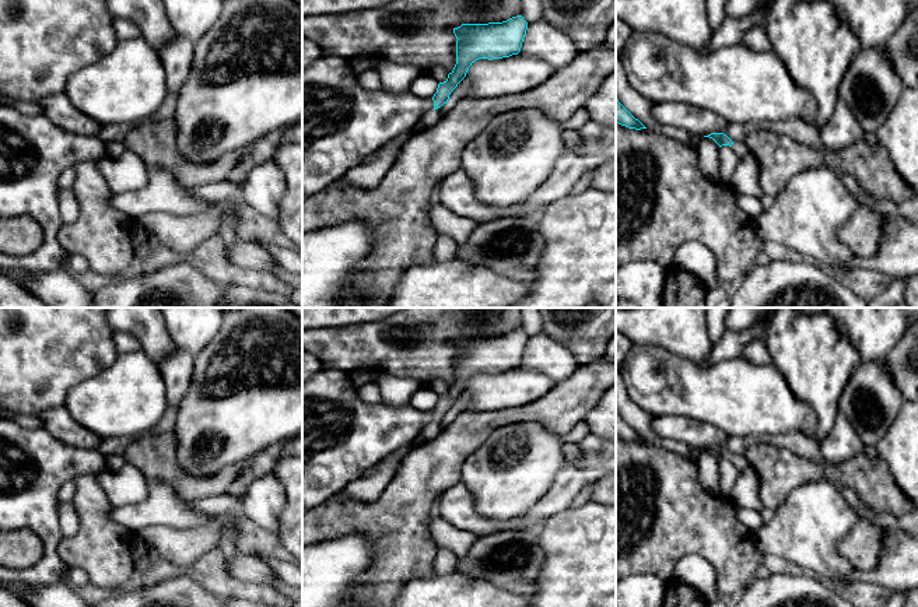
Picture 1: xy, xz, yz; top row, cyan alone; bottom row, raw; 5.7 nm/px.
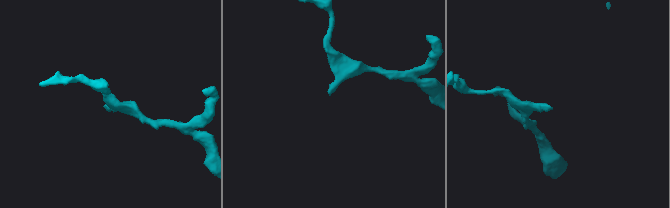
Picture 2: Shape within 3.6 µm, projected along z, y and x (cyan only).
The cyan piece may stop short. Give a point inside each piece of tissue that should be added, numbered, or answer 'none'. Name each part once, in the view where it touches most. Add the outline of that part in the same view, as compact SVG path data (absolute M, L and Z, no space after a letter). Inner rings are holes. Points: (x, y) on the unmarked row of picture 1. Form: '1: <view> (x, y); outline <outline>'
1: xz (431, 430); outline M441 421L438 422L431 422L428 424L420 434L418 436L413 441L413 446L420 446L431 439L434 439L435 436L438 436L438 434L441 432L442 427L441 427Z

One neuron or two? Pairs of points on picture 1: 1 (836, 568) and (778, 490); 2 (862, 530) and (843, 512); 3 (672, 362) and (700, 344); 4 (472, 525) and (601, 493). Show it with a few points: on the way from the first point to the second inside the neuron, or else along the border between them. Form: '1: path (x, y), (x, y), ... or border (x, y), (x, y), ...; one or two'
1: border (813, 481), (799, 484), (775, 511); two
2: border (858, 519), (838, 541), (840, 551); two
3: border (652, 348), (665, 348), (697, 362); two
4: border (601, 477), (595, 483); two

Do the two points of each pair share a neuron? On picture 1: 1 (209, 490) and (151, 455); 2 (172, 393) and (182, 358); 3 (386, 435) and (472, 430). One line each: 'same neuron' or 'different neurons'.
1: same neuron
2: same neuron
3: different neurons

